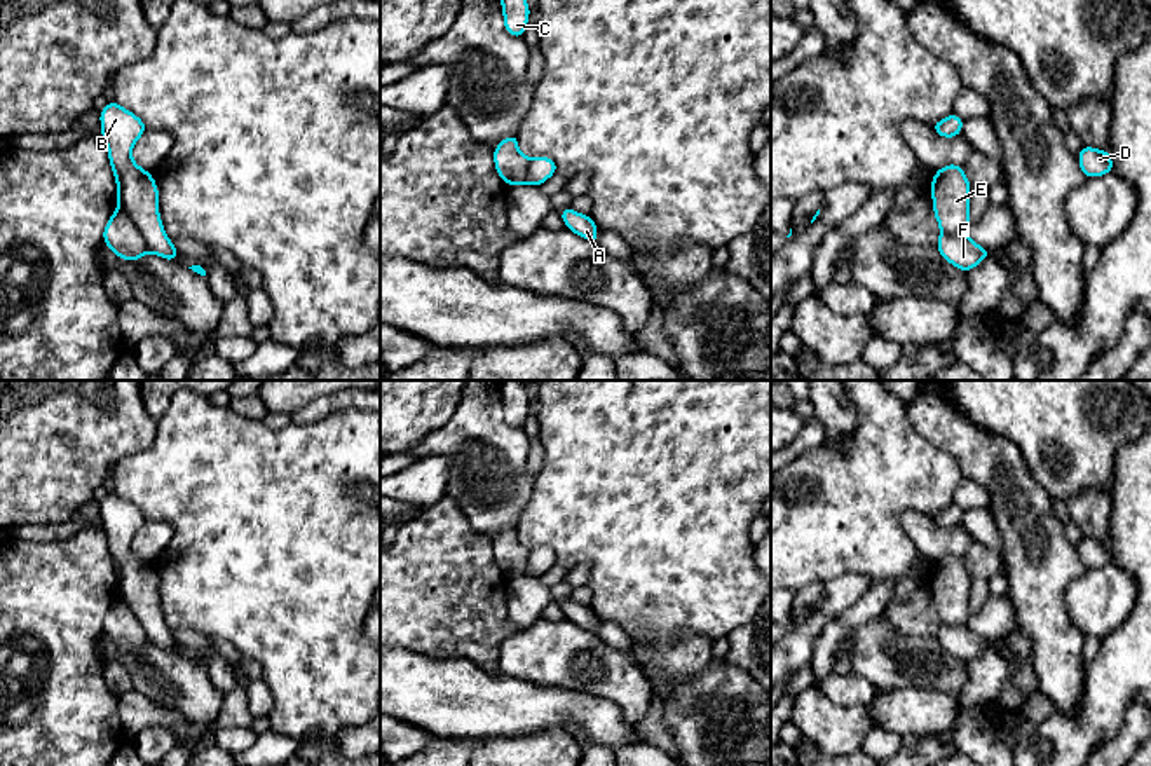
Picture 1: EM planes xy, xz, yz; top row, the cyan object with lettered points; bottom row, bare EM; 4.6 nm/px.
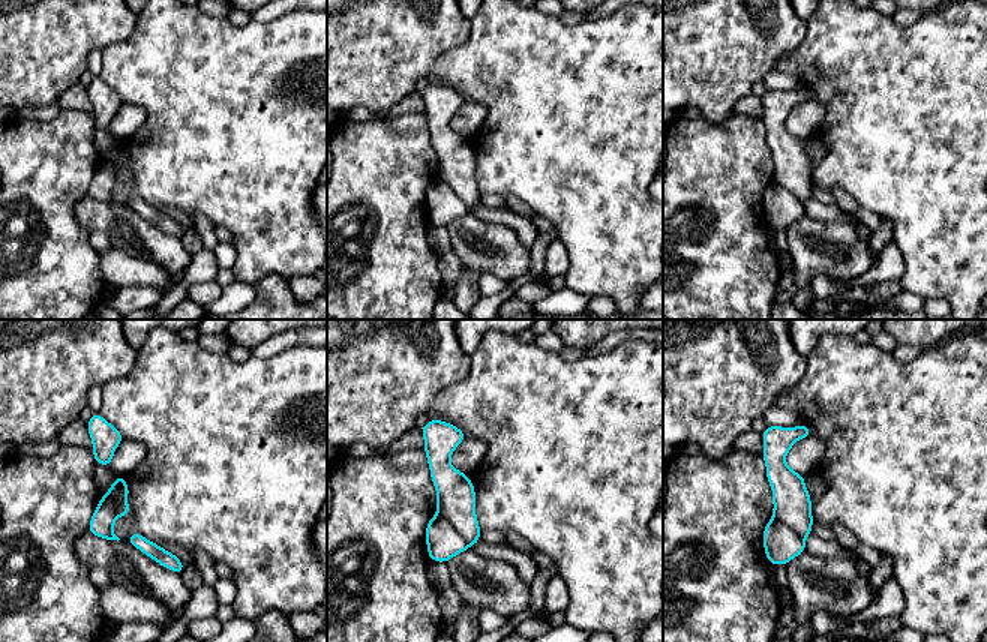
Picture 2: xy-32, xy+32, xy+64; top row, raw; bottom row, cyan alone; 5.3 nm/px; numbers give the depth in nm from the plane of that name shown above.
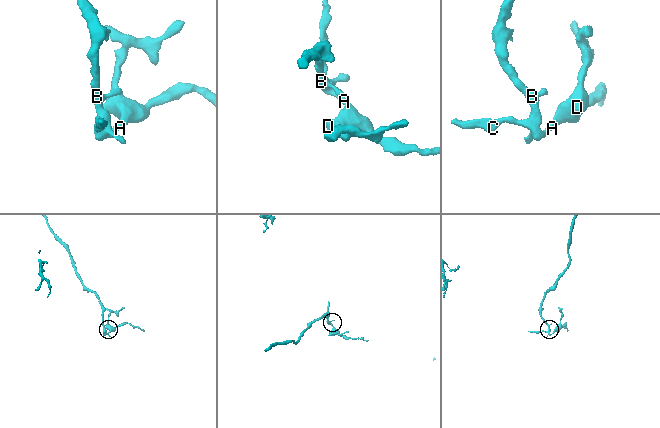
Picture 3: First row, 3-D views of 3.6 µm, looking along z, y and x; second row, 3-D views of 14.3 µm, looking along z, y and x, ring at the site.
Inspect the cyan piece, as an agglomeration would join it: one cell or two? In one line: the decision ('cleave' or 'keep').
cleave

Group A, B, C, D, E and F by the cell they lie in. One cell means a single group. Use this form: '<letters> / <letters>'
A C D F / B E

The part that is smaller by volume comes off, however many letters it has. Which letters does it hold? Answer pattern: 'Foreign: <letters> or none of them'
Foreign: A, C, D, F

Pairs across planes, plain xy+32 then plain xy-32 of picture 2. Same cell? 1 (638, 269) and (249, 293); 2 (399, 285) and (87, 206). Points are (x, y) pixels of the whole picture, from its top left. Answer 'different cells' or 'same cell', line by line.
1: different cells
2: different cells

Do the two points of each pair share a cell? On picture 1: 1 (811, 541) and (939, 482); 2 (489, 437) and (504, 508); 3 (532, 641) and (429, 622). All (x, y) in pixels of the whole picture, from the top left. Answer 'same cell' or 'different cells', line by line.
1: same cell
2: same cell
3: different cells

